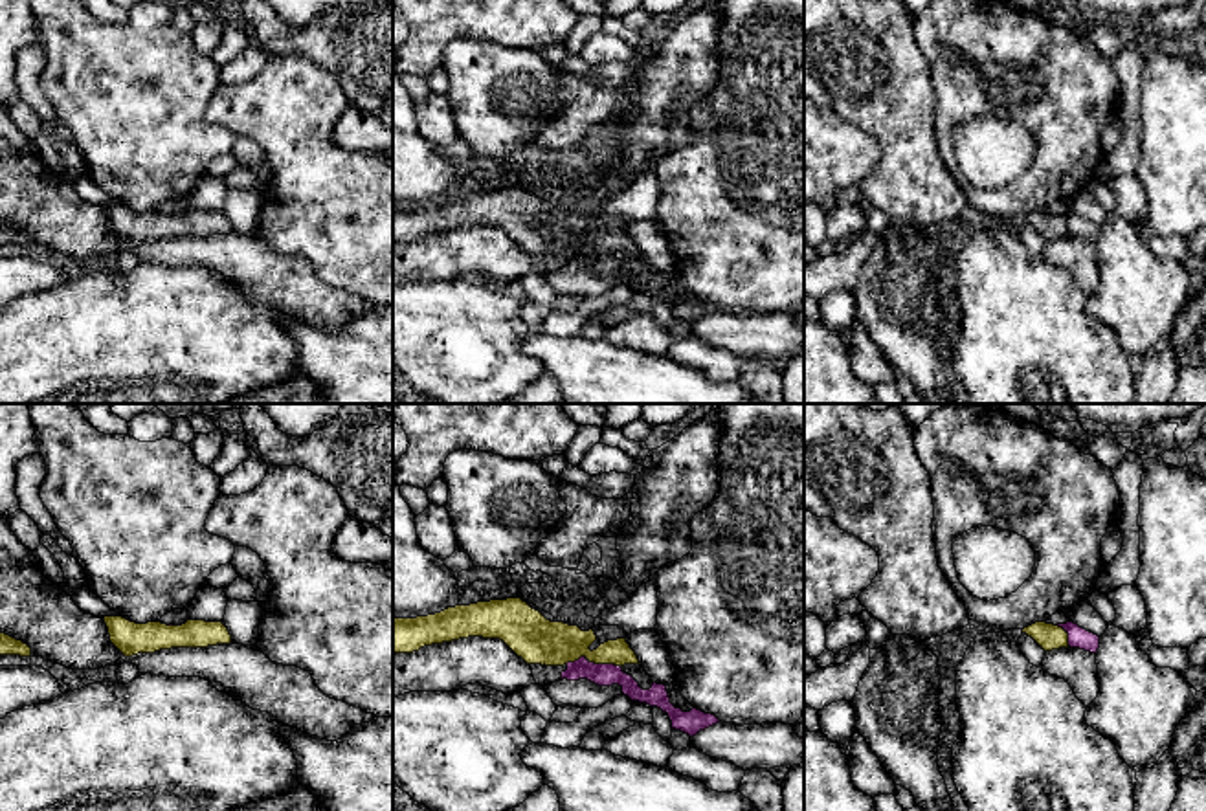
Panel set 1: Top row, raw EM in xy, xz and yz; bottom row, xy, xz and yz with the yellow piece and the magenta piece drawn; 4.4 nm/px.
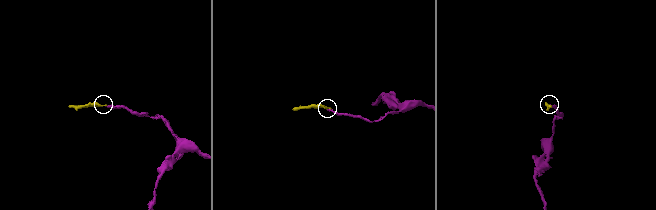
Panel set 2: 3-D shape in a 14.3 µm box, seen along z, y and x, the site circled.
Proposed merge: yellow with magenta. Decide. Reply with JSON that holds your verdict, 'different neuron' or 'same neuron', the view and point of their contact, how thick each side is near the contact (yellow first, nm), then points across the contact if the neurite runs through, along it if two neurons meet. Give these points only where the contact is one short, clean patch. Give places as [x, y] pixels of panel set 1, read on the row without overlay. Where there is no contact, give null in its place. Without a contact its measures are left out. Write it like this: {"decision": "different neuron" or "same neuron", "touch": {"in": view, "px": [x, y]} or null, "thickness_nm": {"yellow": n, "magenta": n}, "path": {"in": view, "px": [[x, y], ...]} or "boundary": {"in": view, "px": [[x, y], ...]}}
{"decision": "same neuron", "touch": {"in": "xz", "px": [593, 250]}, "thickness_nm": {"yellow": 200, "magenta": 100}, "path": {"in": "xz", "px": [[540, 230], [568, 233], [593, 250], [601, 263]]}}

